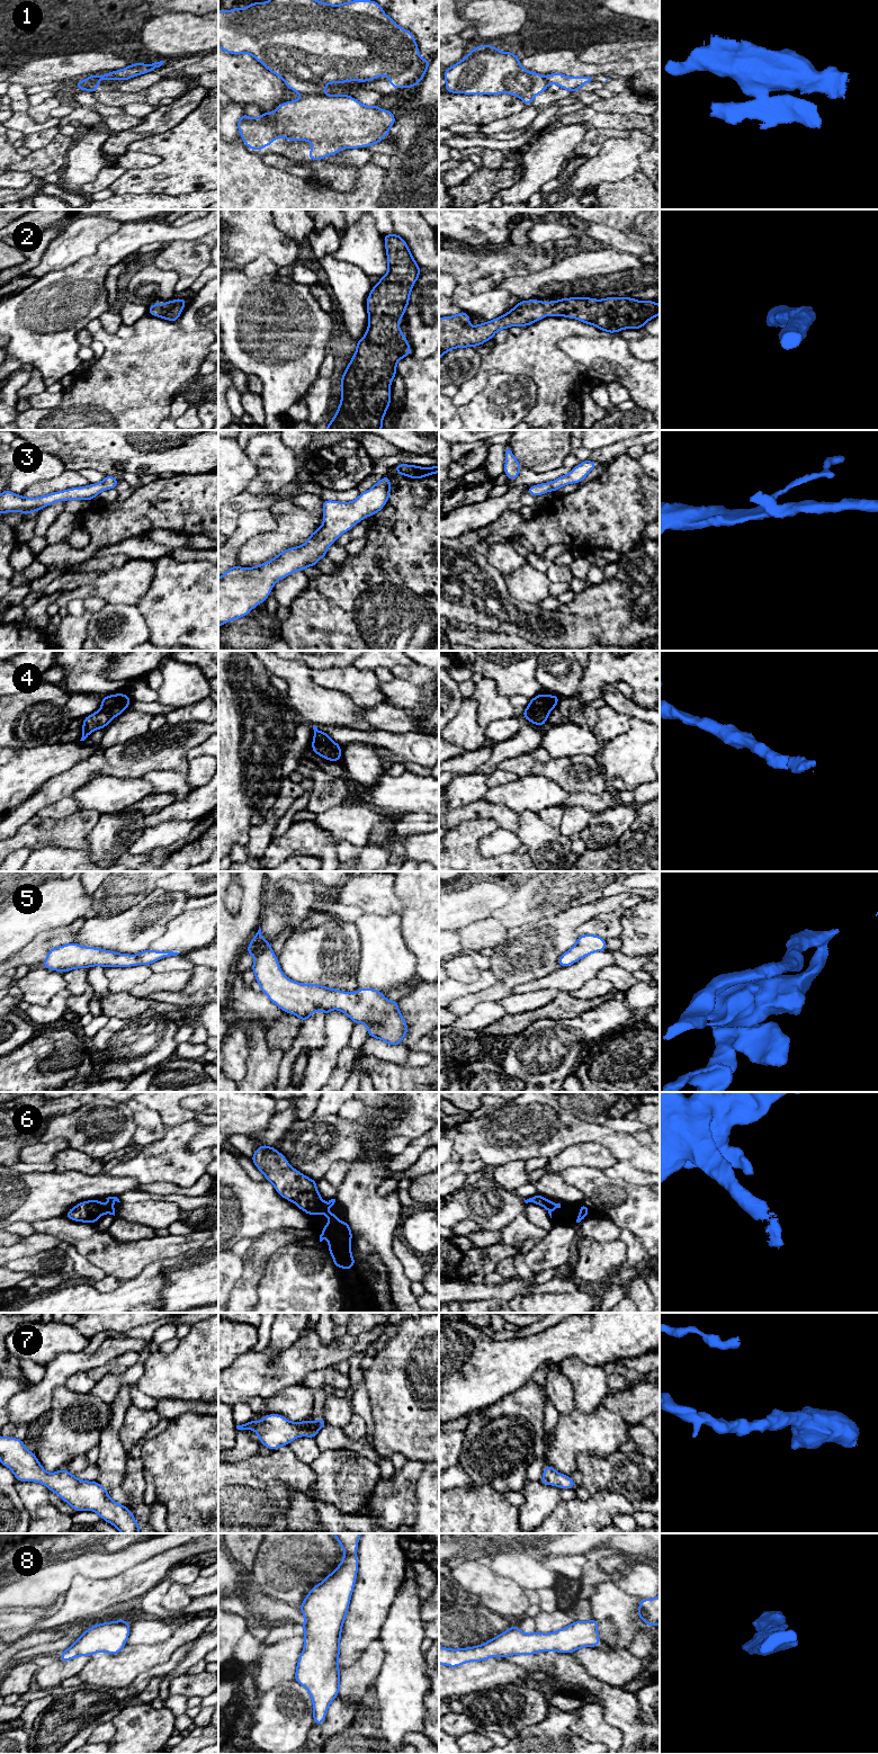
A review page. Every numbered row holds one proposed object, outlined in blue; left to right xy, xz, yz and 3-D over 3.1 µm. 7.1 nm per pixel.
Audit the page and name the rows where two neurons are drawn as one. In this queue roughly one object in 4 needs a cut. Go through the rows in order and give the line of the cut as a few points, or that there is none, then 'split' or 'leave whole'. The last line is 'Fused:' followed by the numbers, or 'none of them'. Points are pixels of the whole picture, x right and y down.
1: cut in xz along (319, 94), (308, 94), (306, 96); split
2: no cut; leave whole
3: no cut; leave whole
4: no cut; leave whole
5: no cut; leave whole
6: no cut; leave whole
7: no cut; leave whole
8: no cut; leave whole
Fused: 1

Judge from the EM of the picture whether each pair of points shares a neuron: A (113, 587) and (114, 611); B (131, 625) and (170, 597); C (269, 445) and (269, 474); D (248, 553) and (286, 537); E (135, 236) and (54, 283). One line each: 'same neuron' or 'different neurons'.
A: different neurons
B: different neurons
C: same neuron
D: same neuron
E: same neuron

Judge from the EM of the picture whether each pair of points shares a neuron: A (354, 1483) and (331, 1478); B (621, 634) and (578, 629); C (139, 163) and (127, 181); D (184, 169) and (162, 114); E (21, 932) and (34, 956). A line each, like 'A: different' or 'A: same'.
A: same
B: different
C: different
D: different
E: different

